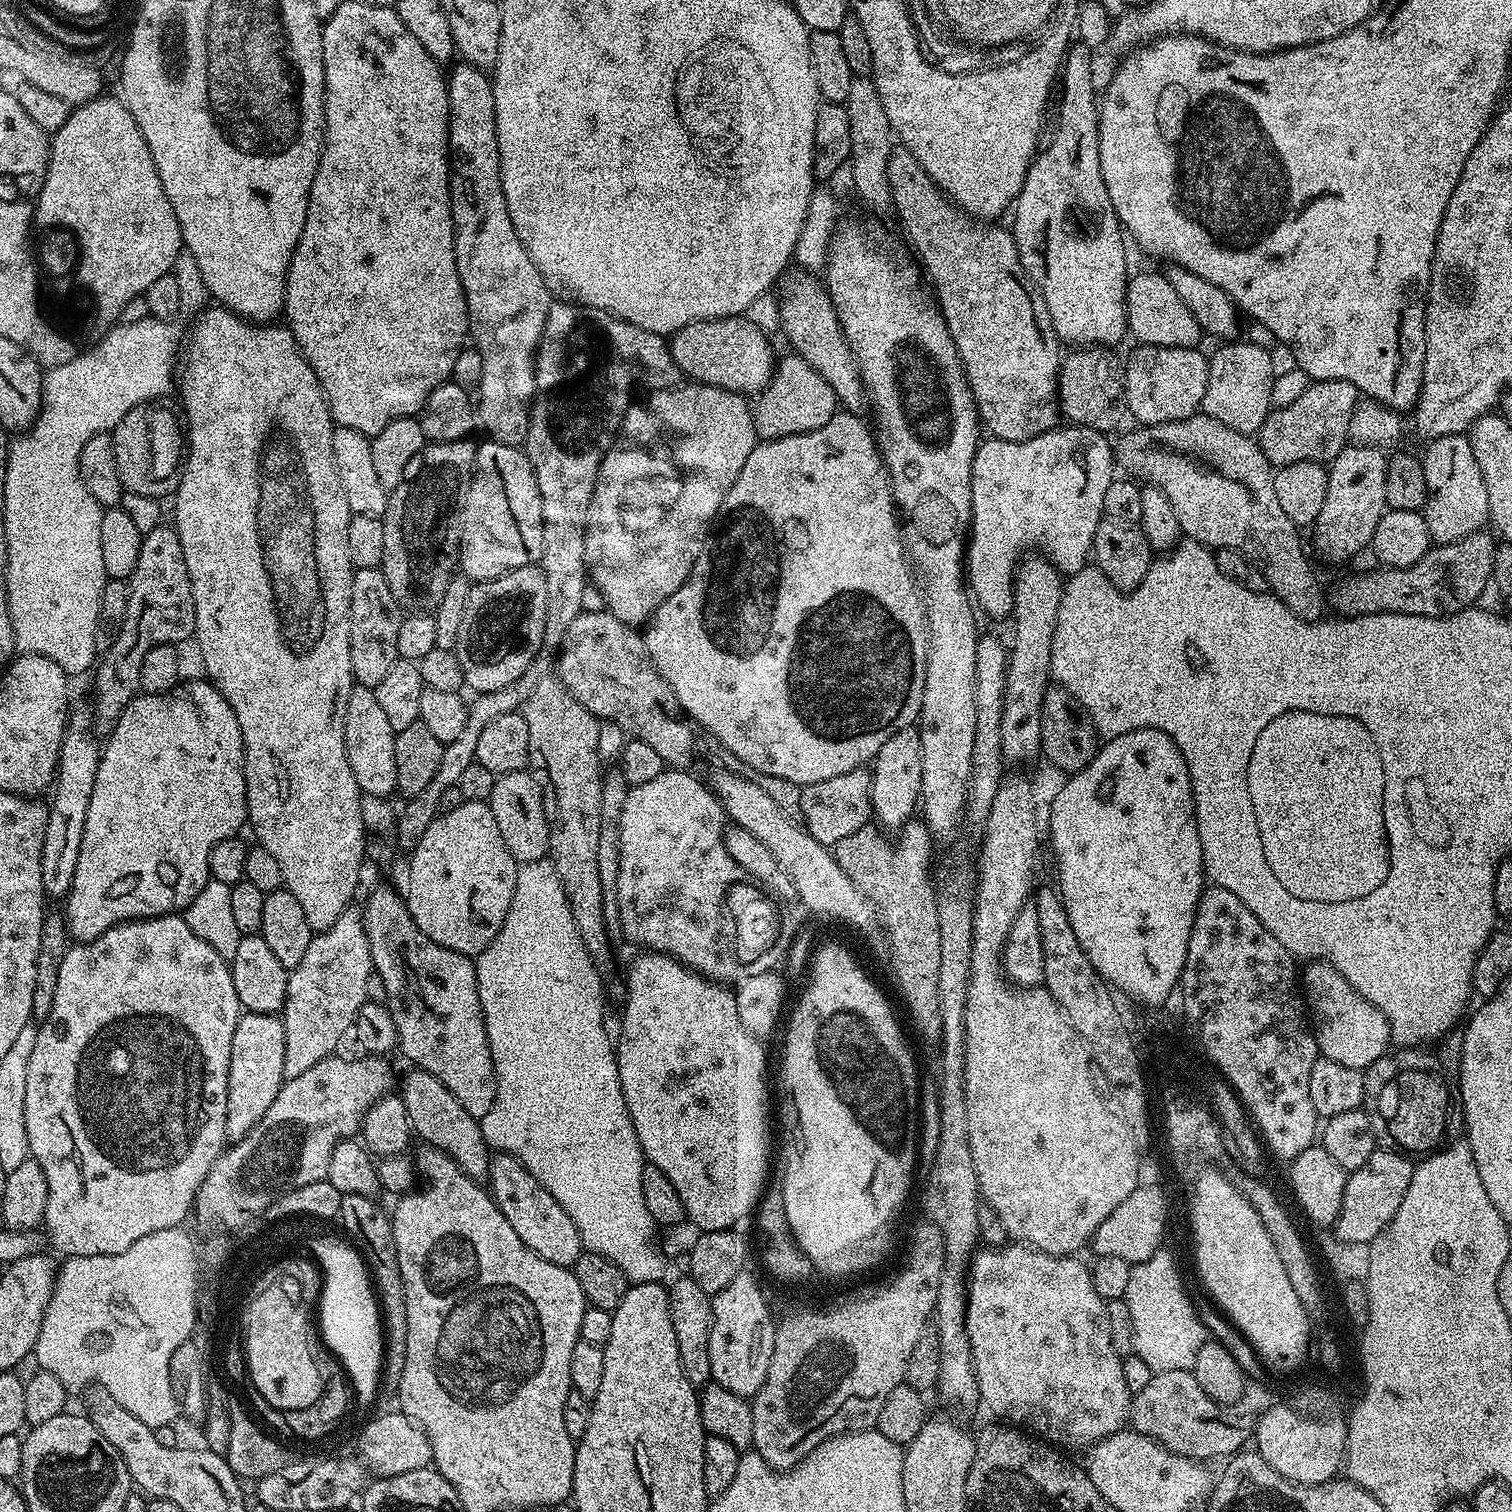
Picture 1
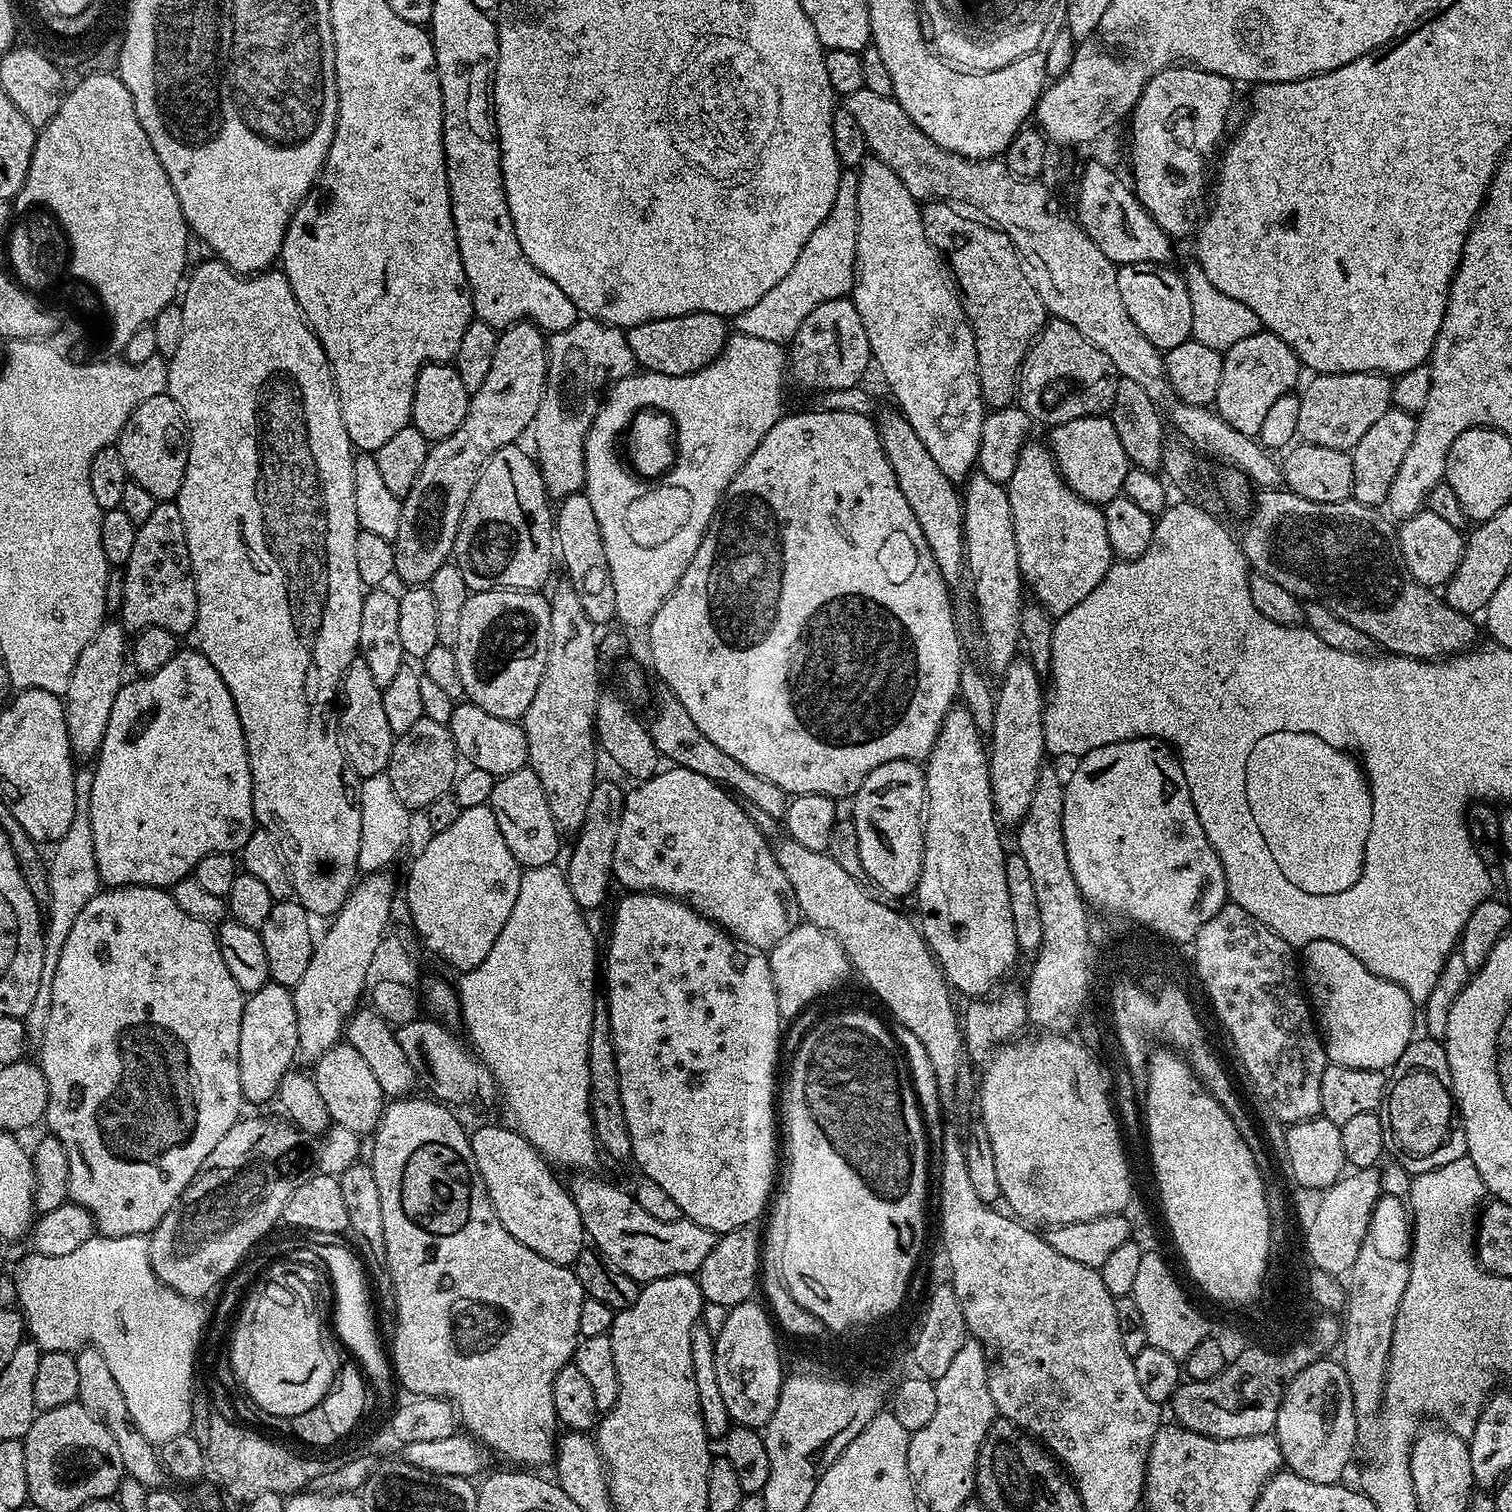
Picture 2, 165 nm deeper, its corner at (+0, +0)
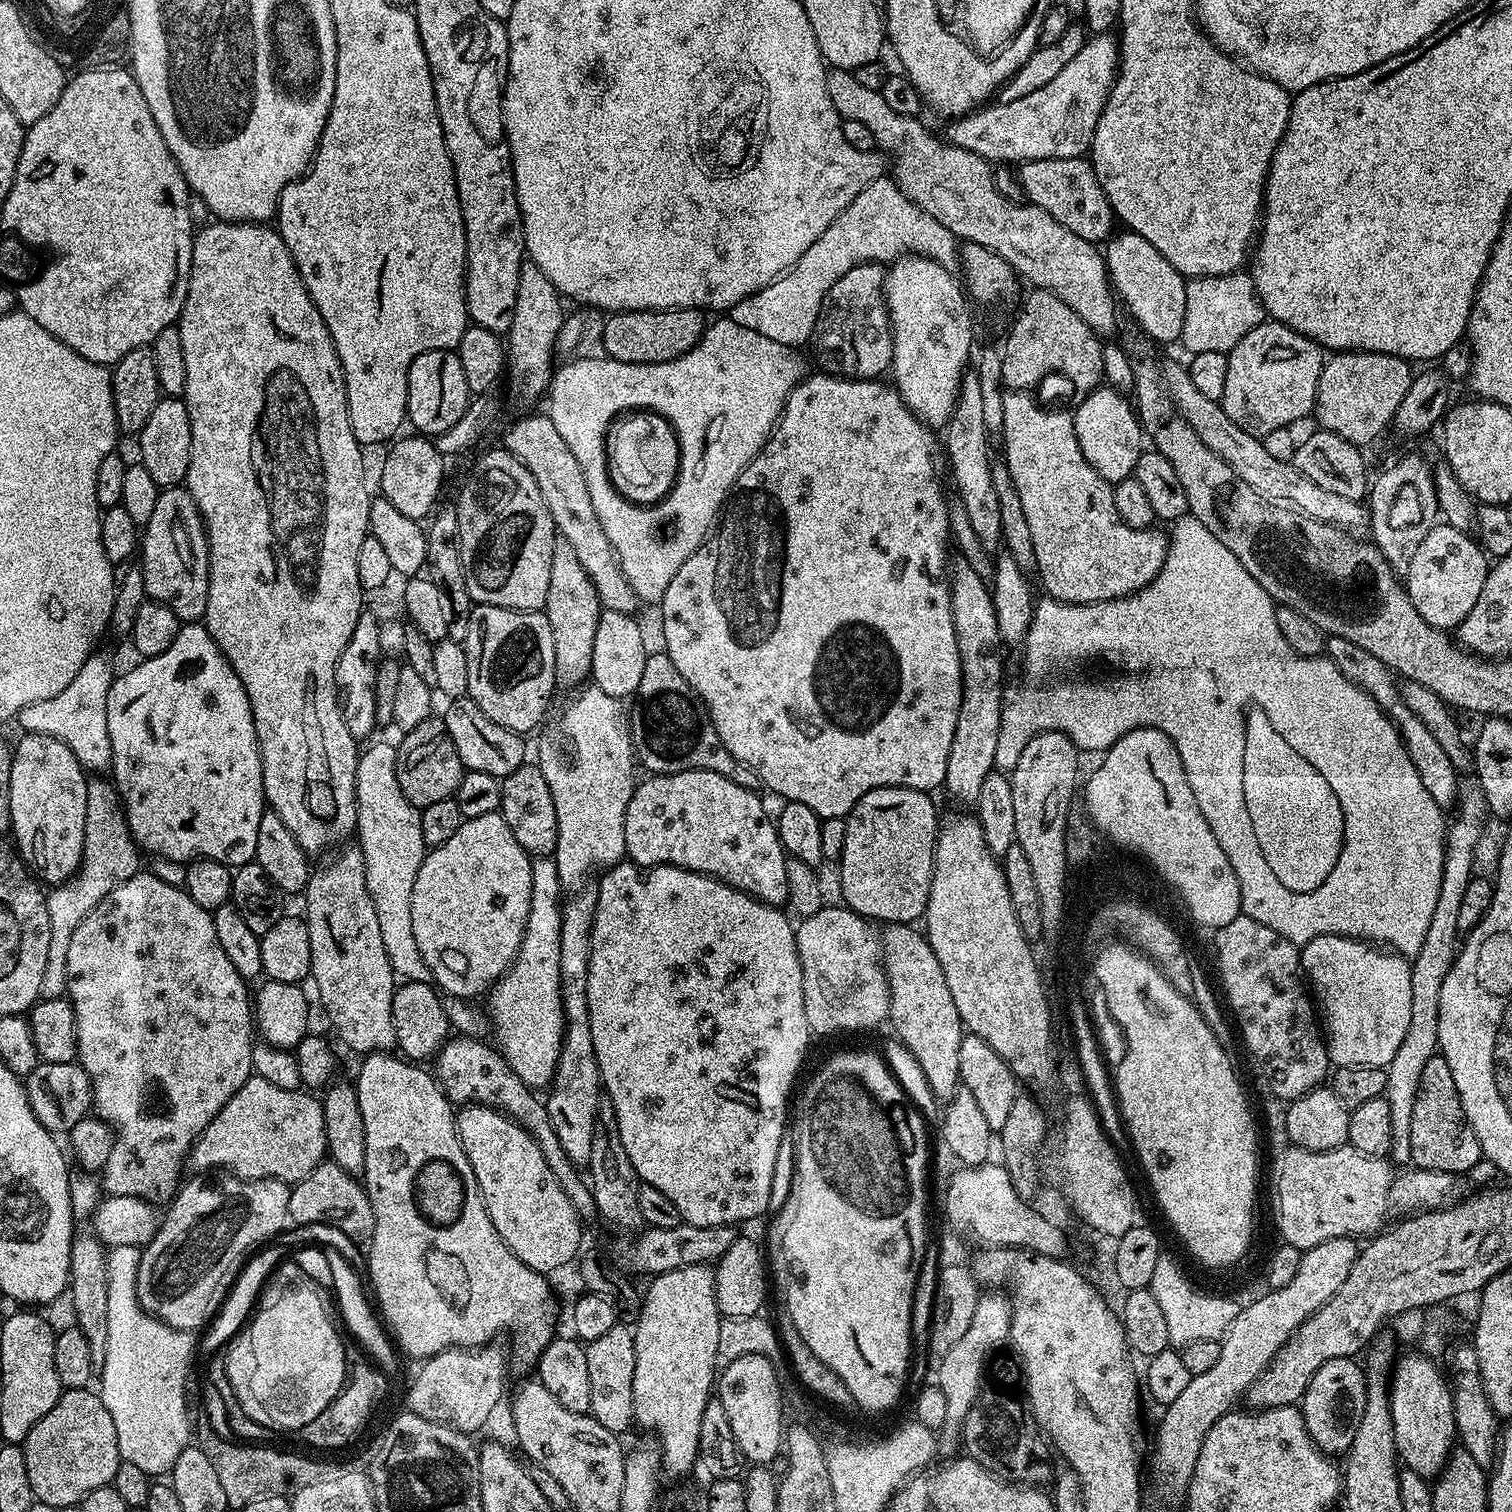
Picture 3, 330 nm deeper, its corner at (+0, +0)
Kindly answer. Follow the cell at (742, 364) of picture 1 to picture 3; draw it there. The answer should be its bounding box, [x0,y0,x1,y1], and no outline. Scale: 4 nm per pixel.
[604,308,705,364]

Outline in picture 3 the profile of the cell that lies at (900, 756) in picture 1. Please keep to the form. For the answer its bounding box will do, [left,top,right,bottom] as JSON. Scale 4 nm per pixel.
[838,788,938,926]

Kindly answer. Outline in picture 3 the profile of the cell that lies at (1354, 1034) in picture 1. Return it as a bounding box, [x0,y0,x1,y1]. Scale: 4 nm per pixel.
[1300,936,1411,1069]

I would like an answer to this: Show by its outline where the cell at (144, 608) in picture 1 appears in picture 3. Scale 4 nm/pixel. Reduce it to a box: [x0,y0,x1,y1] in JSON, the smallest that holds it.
[138,487,208,622]

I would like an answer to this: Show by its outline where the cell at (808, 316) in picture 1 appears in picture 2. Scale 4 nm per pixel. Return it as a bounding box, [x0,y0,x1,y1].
[878,411,966,590]

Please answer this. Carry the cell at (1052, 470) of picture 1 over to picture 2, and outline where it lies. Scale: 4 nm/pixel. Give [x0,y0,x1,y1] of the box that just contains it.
[1051,415,1130,506]

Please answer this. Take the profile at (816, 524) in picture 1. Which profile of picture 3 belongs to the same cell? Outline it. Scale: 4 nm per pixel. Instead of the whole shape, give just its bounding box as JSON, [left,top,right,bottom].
[658,374,962,819]

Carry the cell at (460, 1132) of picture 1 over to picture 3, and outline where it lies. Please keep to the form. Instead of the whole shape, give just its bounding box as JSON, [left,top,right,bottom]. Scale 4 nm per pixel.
[302,846,398,1054]

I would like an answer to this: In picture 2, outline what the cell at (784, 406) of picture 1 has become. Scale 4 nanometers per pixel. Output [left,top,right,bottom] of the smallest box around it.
[790,298,873,393]

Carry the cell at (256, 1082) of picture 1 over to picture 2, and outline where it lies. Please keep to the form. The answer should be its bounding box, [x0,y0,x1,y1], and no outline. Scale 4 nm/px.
[238,984,298,1104]

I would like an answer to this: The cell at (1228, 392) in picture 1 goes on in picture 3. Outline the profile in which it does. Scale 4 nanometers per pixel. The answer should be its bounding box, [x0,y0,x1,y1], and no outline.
[1222,322,1325,438]

